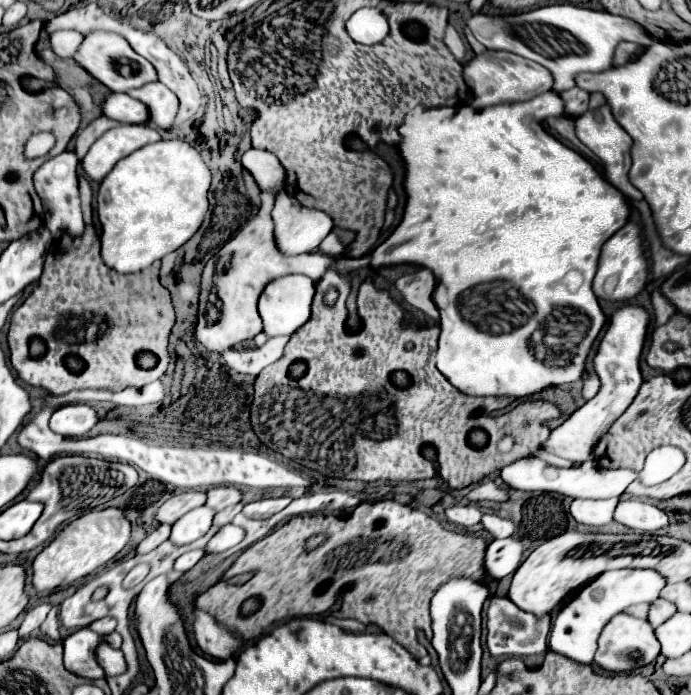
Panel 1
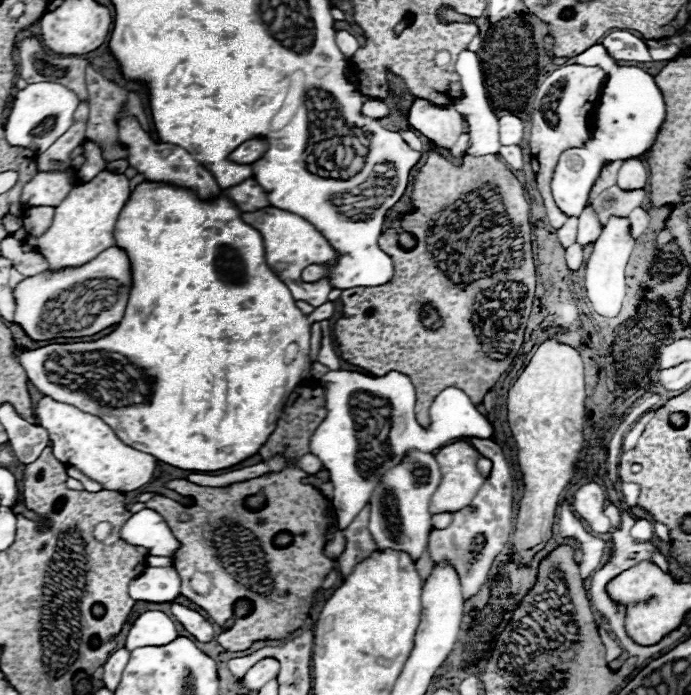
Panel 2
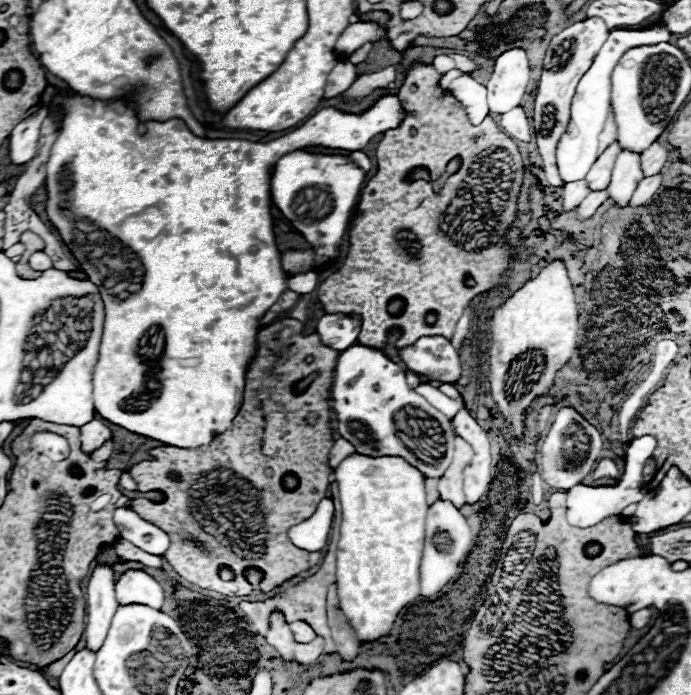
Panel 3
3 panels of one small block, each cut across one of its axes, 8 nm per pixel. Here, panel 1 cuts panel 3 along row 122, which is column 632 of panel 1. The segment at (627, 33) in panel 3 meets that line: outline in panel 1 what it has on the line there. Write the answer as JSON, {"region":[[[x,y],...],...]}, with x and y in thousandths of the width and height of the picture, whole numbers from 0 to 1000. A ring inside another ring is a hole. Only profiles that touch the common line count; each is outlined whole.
{"region":[[[880,820],[868,826],[863,835],[857,835],[851,843],[839,849],[834,858],[834,878],[822,878],[822,889],[802,889],[799,906],[796,906],[796,935],[839,953],[839,955],[857,955],[863,941],[863,921],[877,901],[877,895],[900,881],[903,875],[926,866],[946,866],[955,858],[955,849],[961,846],[961,829],[955,829],[949,820]]]}

